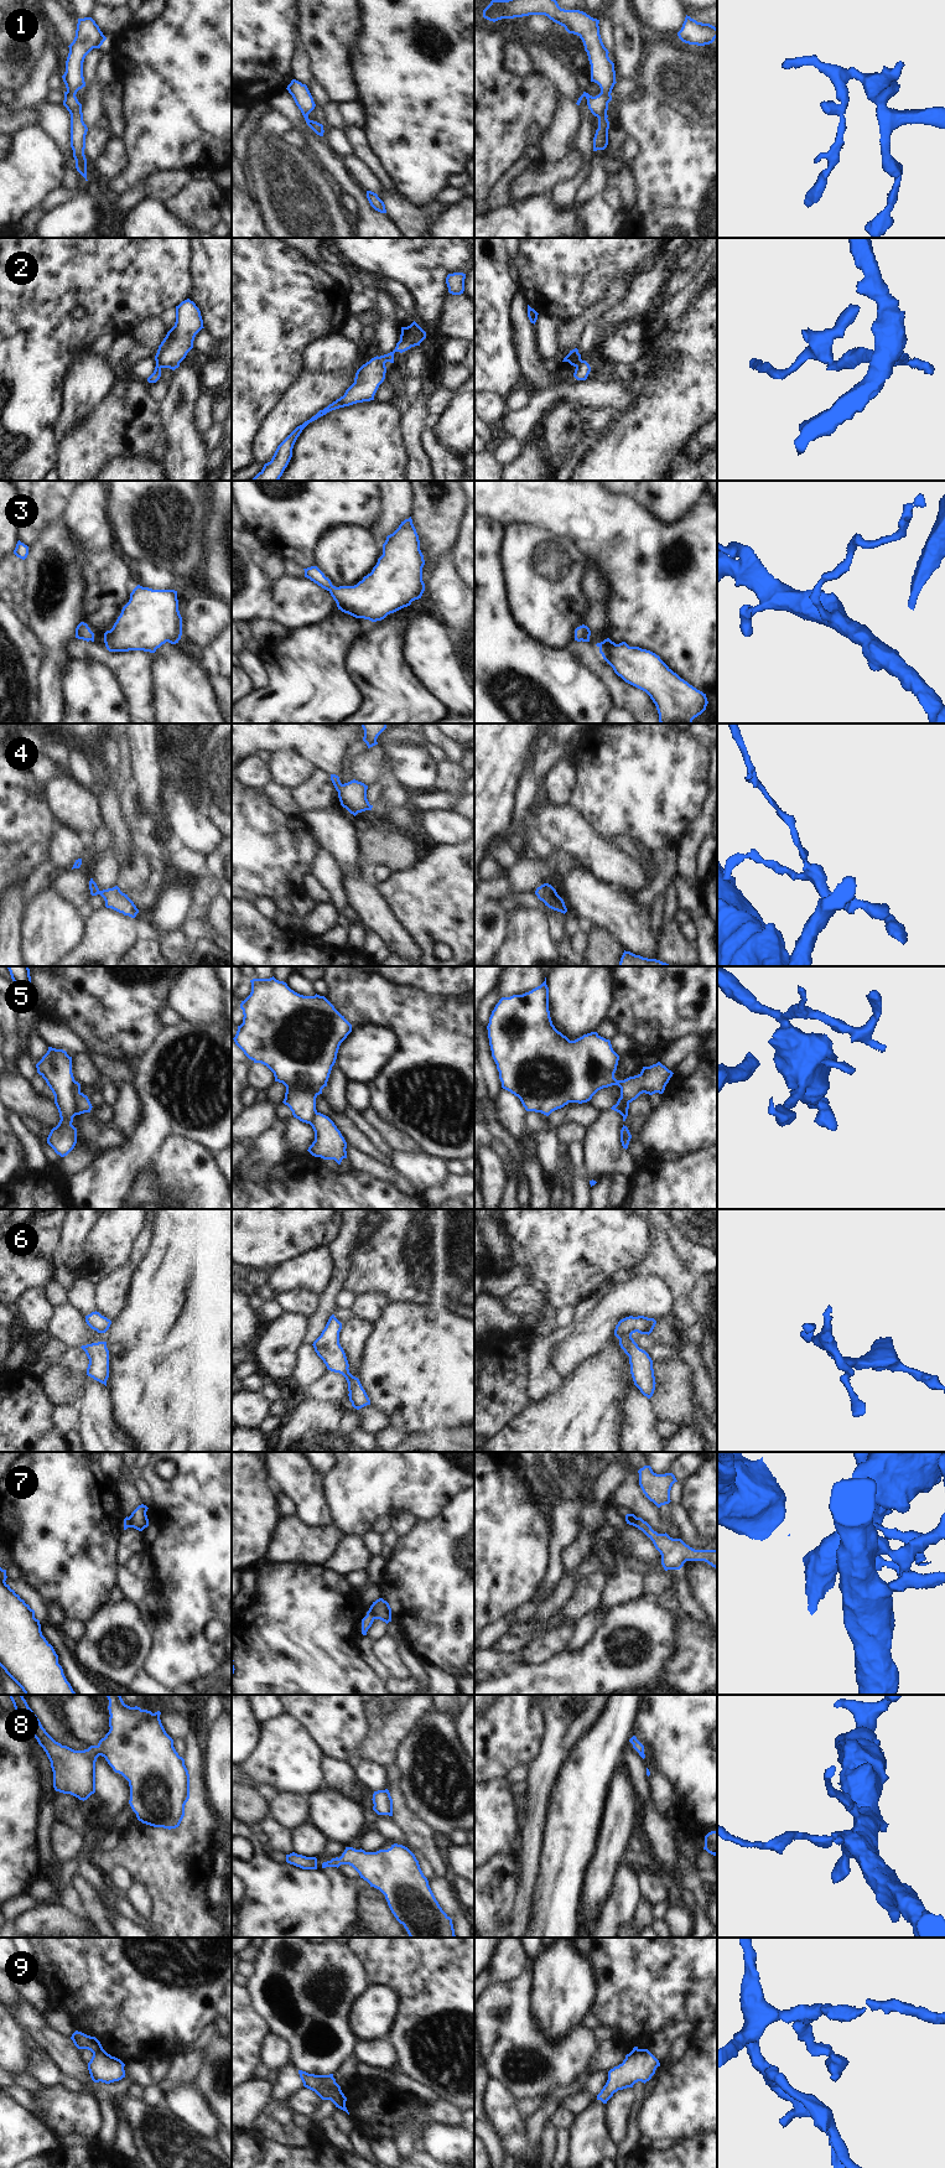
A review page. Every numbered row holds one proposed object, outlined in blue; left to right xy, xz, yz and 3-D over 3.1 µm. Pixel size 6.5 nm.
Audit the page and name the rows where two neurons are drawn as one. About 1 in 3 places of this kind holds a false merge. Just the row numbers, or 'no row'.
5, 7, 9

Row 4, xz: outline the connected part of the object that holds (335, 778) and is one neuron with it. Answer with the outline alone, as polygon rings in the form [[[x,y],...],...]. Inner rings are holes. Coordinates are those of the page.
[[[331,774],[331,780],[338,792],[341,805],[351,814],[355,816],[358,813],[372,810],[373,805],[367,799],[368,785],[355,779],[342,784],[336,774]]]

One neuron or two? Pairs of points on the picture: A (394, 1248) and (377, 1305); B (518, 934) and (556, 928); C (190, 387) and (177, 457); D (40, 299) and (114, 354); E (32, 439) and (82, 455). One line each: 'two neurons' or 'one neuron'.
A: two neurons
B: two neurons
C: one neuron
D: two neurons
E: two neurons

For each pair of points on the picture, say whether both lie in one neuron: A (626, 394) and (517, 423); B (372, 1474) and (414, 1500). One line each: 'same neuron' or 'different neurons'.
A: same neuron
B: same neuron

